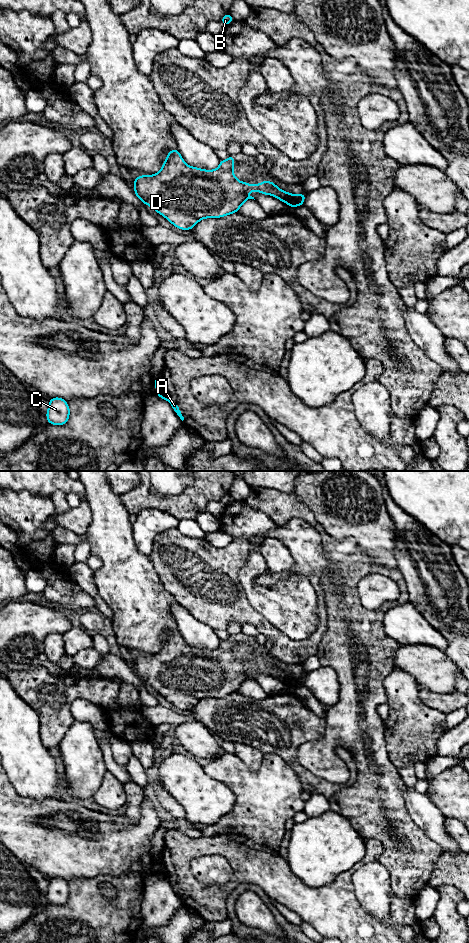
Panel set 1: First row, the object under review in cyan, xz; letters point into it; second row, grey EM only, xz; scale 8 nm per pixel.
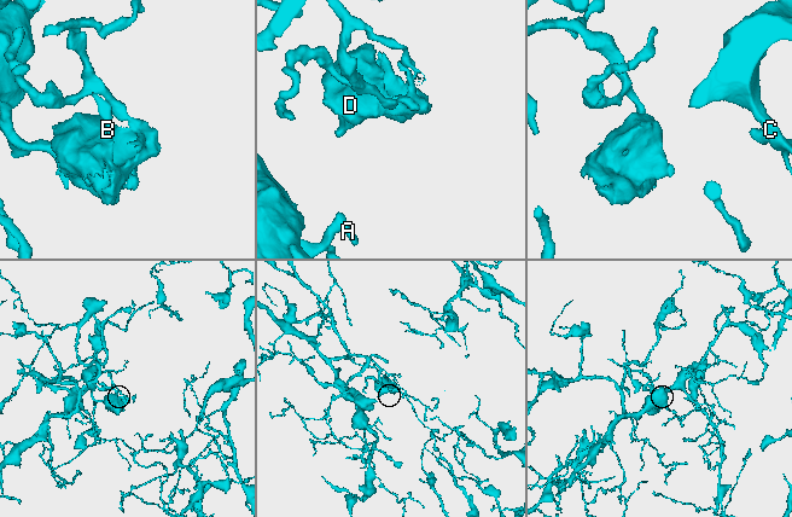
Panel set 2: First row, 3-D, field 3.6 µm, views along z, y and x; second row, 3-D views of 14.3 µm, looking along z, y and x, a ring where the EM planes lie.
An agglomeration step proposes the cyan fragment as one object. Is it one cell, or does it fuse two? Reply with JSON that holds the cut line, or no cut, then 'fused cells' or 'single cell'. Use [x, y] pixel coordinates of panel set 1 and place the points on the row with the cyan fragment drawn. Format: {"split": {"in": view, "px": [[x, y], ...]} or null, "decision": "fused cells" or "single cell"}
{"split": {"in": "xz", "px": [[270, 190], [278, 189], [285, 201]]}, "decision": "fused cells"}

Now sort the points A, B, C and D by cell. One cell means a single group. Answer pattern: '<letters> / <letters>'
A B C / D

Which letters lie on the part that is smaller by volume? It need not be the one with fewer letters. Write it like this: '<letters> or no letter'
D

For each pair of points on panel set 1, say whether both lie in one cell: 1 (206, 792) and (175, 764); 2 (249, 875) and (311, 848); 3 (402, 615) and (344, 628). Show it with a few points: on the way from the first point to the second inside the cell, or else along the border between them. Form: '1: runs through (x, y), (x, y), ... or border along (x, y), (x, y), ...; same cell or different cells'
1: runs through (198, 787), (183, 772); same cell
2: border along (286, 861), (289, 868), (301, 880); different cells
3: border along (400, 603), (383, 617), (383, 630), (394, 640); different cells

